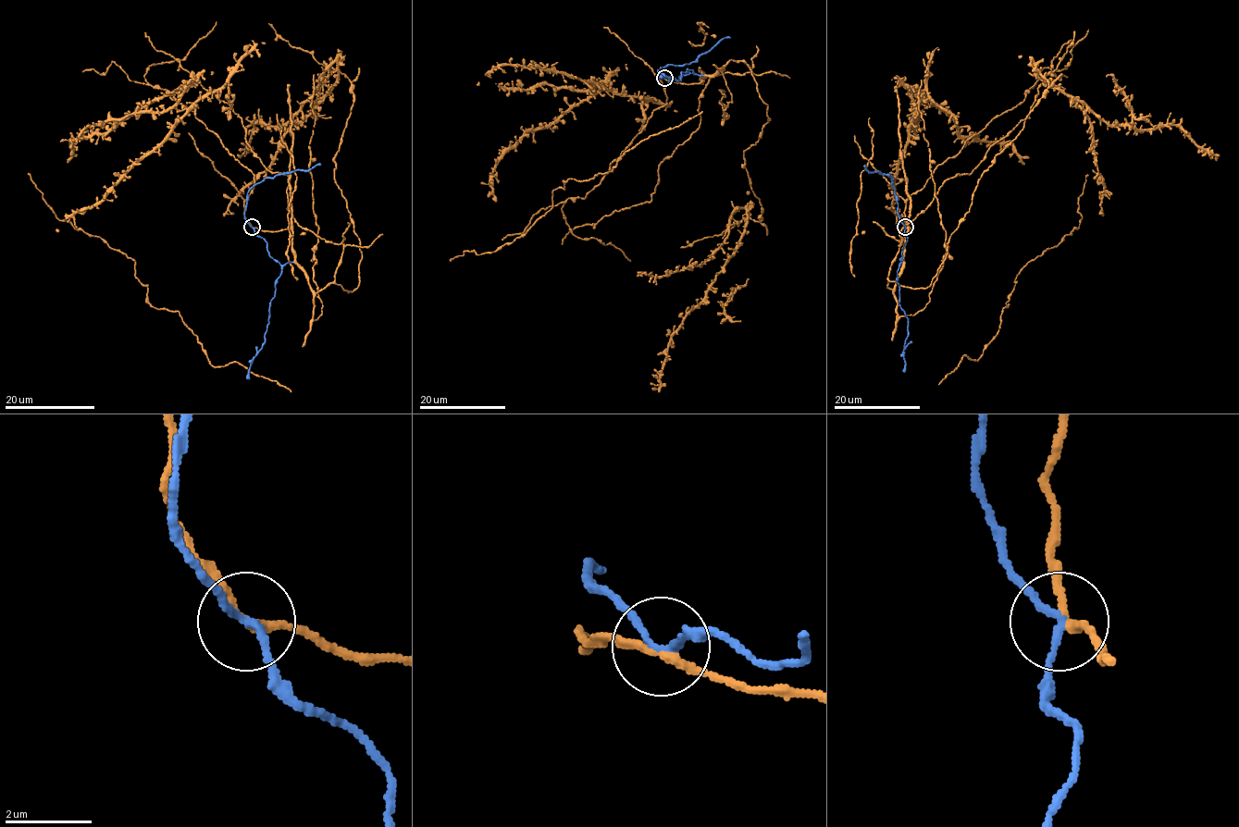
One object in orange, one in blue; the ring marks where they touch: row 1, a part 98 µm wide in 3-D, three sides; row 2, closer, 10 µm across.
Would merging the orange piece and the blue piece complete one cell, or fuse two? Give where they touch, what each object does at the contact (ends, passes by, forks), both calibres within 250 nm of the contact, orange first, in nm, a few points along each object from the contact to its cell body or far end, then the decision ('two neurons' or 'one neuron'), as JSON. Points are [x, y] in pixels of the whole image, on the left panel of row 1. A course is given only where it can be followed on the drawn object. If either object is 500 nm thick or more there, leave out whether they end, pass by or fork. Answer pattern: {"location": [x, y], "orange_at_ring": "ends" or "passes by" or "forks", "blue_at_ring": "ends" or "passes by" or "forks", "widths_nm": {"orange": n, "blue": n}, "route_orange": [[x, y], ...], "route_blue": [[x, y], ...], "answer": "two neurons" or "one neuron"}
{"location": [252, 227], "orange_at_ring": "passes by", "blue_at_ring": "passes by", "widths_nm": {"orange": 180, "blue": 150}, "route_orange": [[253, 227], [291, 231], [315, 292], [357, 287], [335, 178], [353, 84], [255, 121], [239, 158]], "route_blue": [[253, 227], [266, 242], [270, 256], [280, 265], [281, 271], [269, 307], [265, 342], [253, 358], [247, 379]], "answer": "one neuron"}

